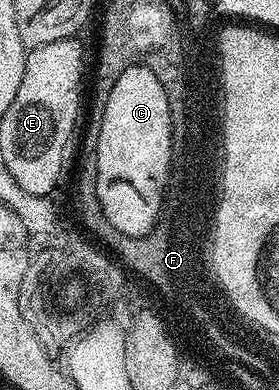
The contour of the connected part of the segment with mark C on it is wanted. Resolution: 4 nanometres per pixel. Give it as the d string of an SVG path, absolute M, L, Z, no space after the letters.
M144 66L130 67L118 77L118 81L114 82L114 87L110 89L108 100L105 105L105 112L102 115L101 133L94 139L96 152L94 158L97 163L97 197L102 205L102 213L105 219L114 225L114 229L120 233L128 234L130 237L141 238L143 235L149 234L156 227L159 217L159 209L163 201L163 191L168 187L168 174L171 169L171 143L172 143L172 123L170 105L167 103L166 92L162 87L158 78L150 69Z

